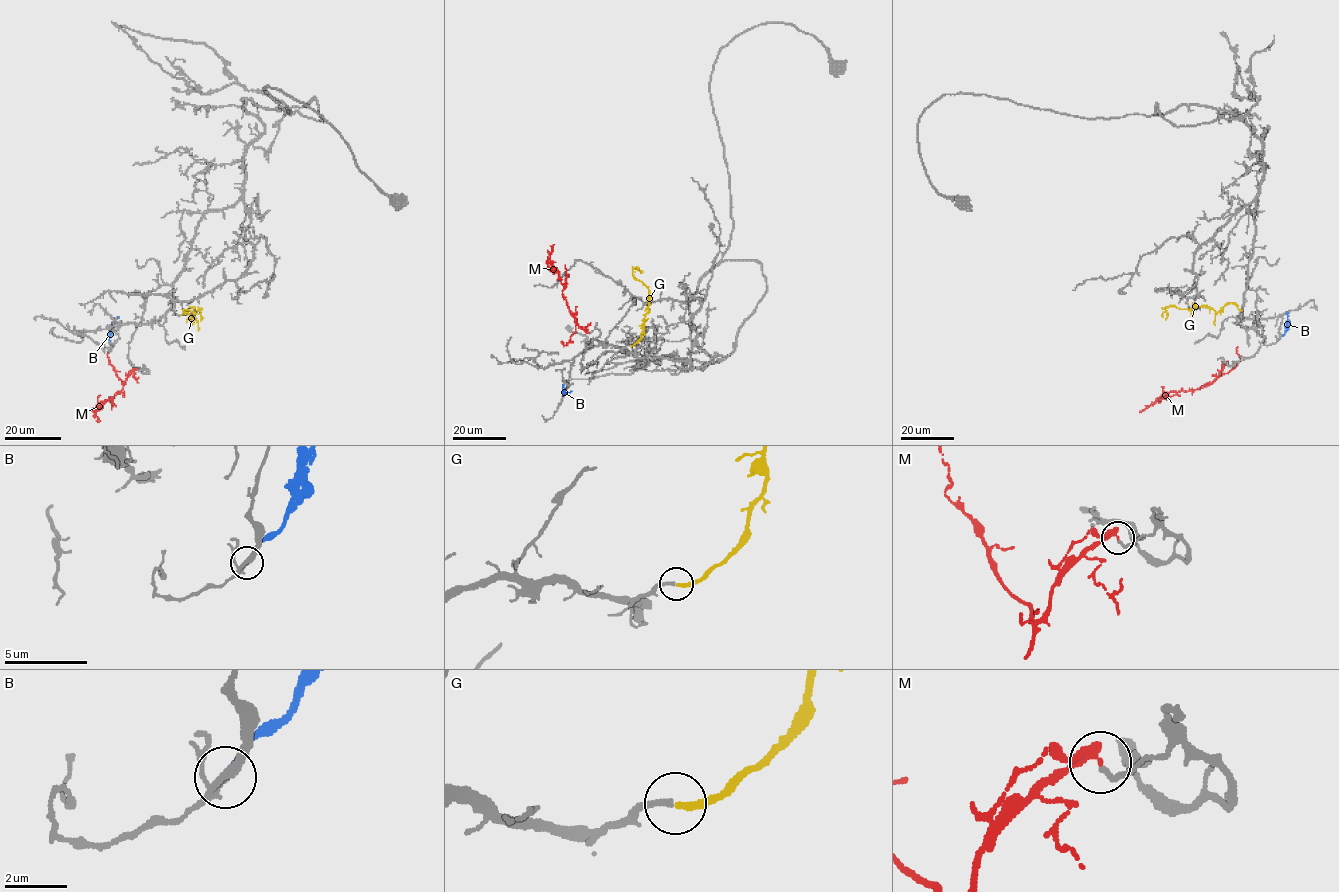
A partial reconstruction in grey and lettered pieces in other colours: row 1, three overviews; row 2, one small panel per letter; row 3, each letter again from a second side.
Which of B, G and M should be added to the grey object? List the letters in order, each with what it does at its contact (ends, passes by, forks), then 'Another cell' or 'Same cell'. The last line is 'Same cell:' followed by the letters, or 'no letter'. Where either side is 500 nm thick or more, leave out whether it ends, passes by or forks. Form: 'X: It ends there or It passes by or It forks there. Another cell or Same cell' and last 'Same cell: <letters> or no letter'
B: It ends there. Another cell
G: It ends there. Same cell
M: It passes by. Another cell
Same cell: G

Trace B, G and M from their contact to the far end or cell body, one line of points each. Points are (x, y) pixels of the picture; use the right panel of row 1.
B: (1278, 339), (1284, 333), (1285, 312)
G: (1240, 310), (1231, 302), (1217, 312), (1206, 306), (1179, 308), (1171, 305), (1163, 308), (1167, 314), (1165, 320)
M: (1227, 362), (1213, 381), (1186, 392), (1169, 392), (1140, 411)

